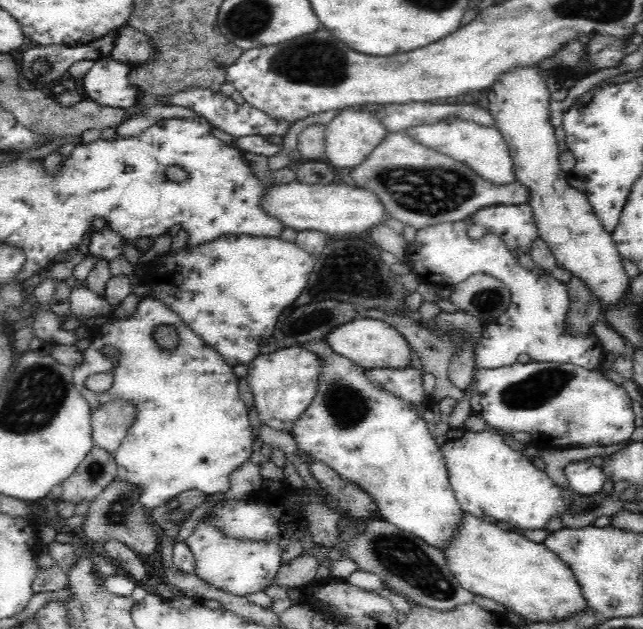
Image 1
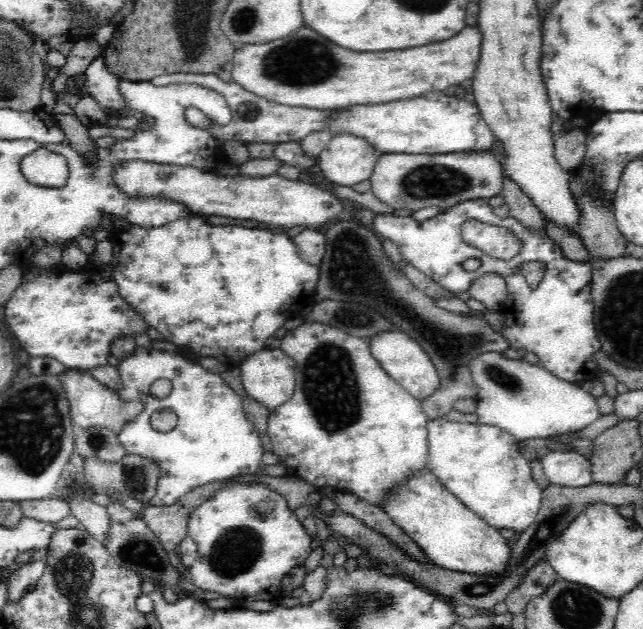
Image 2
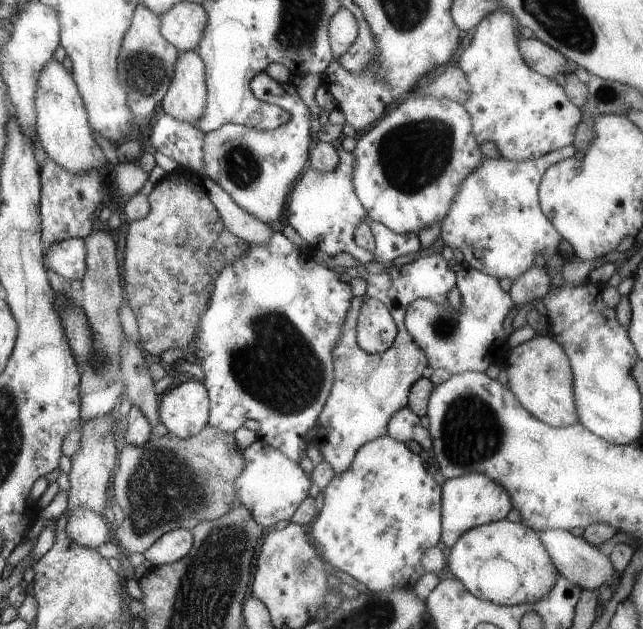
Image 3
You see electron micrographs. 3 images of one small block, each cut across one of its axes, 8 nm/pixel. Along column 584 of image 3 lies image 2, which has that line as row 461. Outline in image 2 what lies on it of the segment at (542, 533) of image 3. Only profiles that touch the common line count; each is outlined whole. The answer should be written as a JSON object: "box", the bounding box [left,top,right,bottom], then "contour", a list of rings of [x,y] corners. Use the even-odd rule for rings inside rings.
{"box":[540,452,592,488],"contour":[[[548,452],[540,458],[546,478],[566,488],[584,488],[592,484],[592,464],[578,452]]]}

